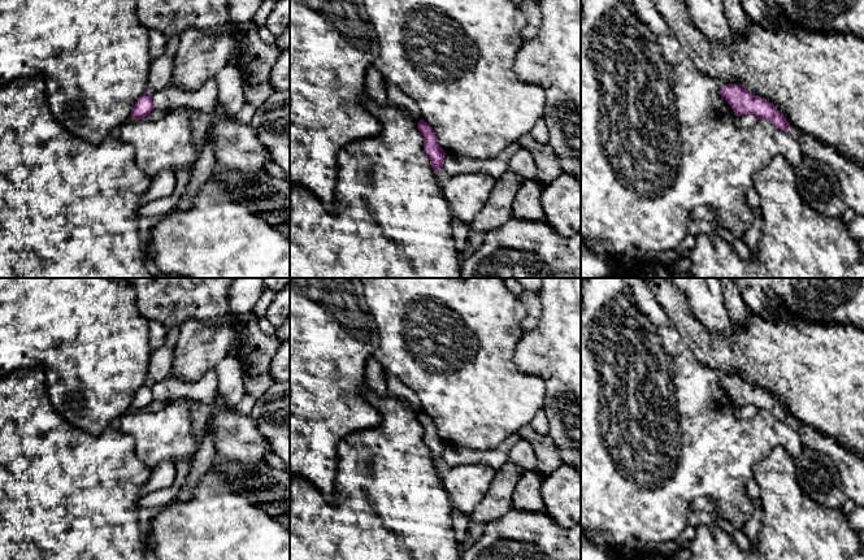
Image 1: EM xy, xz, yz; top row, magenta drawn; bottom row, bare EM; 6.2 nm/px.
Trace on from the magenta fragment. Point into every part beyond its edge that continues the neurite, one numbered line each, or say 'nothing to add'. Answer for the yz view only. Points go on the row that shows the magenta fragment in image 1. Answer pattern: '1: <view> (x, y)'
nothing to add

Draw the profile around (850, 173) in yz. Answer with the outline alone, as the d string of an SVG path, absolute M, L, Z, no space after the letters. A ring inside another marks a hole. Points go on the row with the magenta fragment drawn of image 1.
M795 133L794 135L799 139L804 156L824 161L833 168L847 207L856 216L864 216L864 165L808 134Z

